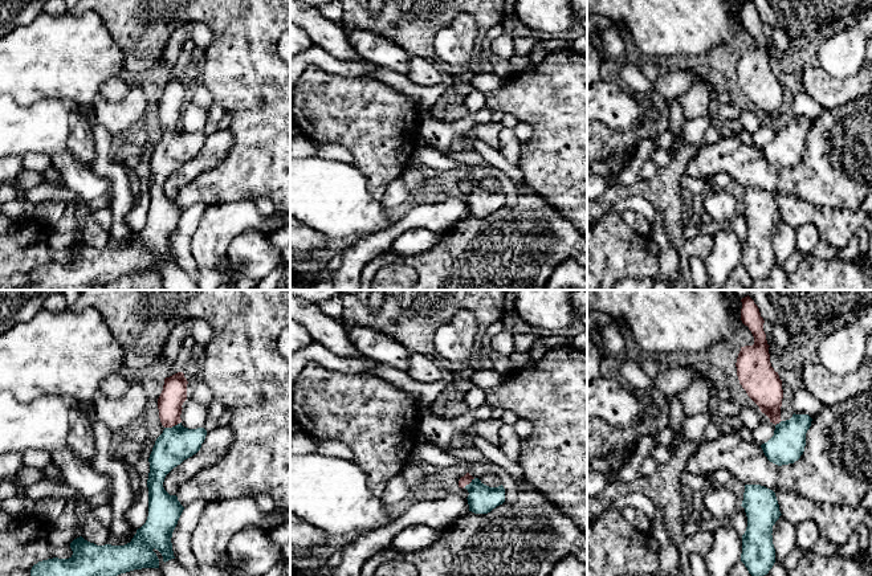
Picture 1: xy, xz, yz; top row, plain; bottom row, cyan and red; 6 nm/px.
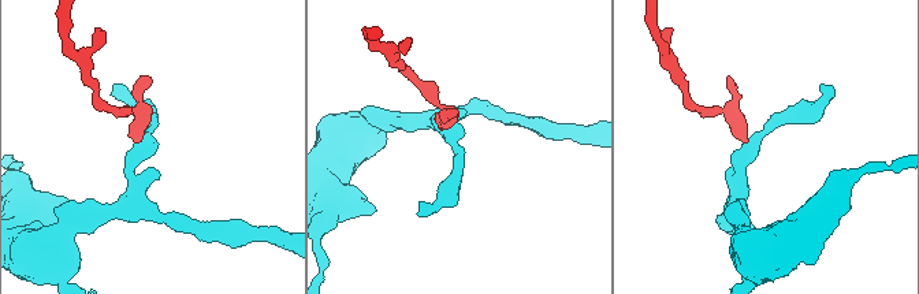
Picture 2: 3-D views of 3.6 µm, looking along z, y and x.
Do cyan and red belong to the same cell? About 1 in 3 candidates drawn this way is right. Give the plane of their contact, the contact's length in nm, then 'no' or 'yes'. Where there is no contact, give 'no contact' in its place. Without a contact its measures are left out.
xy | 110 nm | yes

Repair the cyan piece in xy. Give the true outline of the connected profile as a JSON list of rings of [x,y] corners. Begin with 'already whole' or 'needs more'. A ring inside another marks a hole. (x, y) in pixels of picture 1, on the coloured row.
needs more | [[[183,372],[164,379],[163,391],[158,399],[159,418],[164,430],[156,438],[148,458],[148,516],[146,523],[136,530],[131,542],[125,546],[97,546],[80,536],[70,543],[73,555],[69,559],[53,557],[38,561],[32,567],[30,576],[118,576],[134,569],[159,568],[159,559],[152,551],[154,548],[162,553],[164,563],[175,559],[171,538],[184,507],[176,495],[170,495],[164,490],[163,482],[174,467],[200,450],[207,436],[204,428],[188,429],[182,425],[180,414],[182,405],[187,400],[187,384]]]

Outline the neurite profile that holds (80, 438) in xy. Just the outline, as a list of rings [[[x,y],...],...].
[[[82,408],[69,409],[68,446],[82,461],[93,461],[95,457],[95,440],[93,424]]]

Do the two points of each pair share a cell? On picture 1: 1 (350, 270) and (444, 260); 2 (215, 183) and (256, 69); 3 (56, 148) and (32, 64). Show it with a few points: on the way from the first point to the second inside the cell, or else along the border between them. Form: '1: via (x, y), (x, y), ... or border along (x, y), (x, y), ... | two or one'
1: border along (387, 249), (371, 258), (359, 276) | two
2: via (243, 155), (256, 142), (256, 97) | one
3: border along (13, 98), (20, 105), (47, 98), (61, 101) | two

